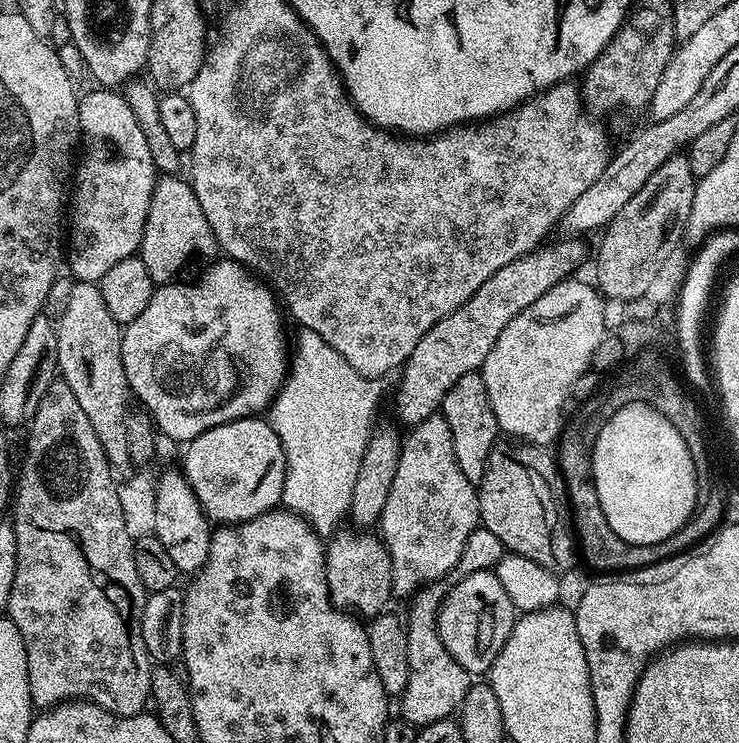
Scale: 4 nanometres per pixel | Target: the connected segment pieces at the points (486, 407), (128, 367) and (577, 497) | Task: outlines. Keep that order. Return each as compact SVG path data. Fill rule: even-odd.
M480 372L462 374L462 378L458 378L454 386L450 386L442 405L442 415L446 418L446 422L450 422L456 468L462 470L462 474L466 474L469 482L479 485L486 470L486 458L490 458L490 450L498 442L494 410L490 406L490 398L486 394L486 382Z
M220 258L217 264L210 265L201 274L200 280L194 281L193 284L178 283L165 283L153 291L146 310L142 310L142 314L138 314L138 318L134 318L134 322L130 322L123 329L120 345L122 346L122 366L126 370L131 395L135 399L137 396L145 404L141 405L150 413L155 427L163 435L169 436L171 440L177 442L187 442L214 426L222 426L226 422L234 422L247 416L263 413L271 405L276 392L284 384L284 377L288 375L290 344L289 341L284 341L284 324L280 321L281 309L278 307L278 300L273 289L267 283L257 279L249 269L238 261L231 258Z
M586 472L586 484L591 484L591 486L565 488L565 494L568 499L571 525L574 529L574 540L578 545L579 555L590 567L597 568L597 573L600 574L633 572L639 568L654 566L658 562L670 559L671 556L678 555L679 552L686 552L693 548L704 537L712 535L720 524L716 516L699 516L694 512L683 527L674 534L670 534L670 538L666 538L660 545L631 544L618 538L618 534L614 534L614 530L610 530L610 522L606 522L606 514L602 514L602 506L598 502L596 485L592 483L592 472Z

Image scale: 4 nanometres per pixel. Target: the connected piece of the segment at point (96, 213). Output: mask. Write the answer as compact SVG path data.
M96 86L93 92L88 92L79 97L80 102L80 135L82 137L82 156L84 152L84 161L79 161L78 167L74 172L74 188L76 184L76 193L70 196L70 220L76 223L76 228L80 232L71 233L70 243L66 248L66 268L72 271L72 280L82 284L95 284L103 278L106 270L110 270L110 266L114 266L118 262L122 262L126 258L137 255L140 251L140 243L142 242L143 228L146 226L146 218L150 212L150 204L152 195L155 192L158 173L154 166L154 158L150 158L150 145L146 142L146 134L142 132L142 126L138 124L138 118L134 118L134 110L130 110L130 106L126 102L126 98L119 91L113 90L111 87Z

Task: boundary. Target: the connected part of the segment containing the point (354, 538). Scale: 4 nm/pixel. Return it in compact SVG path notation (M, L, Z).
M340 530L327 541L324 553L324 569L326 570L326 582L328 593L332 599L332 605L349 614L355 614L360 618L371 618L380 615L389 607L388 599L393 599L392 590L392 559L388 553L388 547L384 545L379 535L368 530Z

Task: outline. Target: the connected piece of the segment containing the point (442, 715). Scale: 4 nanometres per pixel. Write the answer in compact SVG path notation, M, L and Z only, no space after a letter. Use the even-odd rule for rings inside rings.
M478 526L466 538L466 546L462 550L462 558L454 562L454 566L443 576L442 579L426 584L419 592L411 597L412 605L406 615L406 654L410 661L410 678L406 681L406 690L398 698L400 704L399 715L411 724L423 726L433 724L439 720L447 720L459 709L460 704L466 698L466 690L470 683L470 673L442 646L442 638L438 634L438 622L436 611L444 596L466 578L466 574L474 574L478 570L495 569L499 560L504 557L506 549L502 542L498 542L495 534L490 534L483 526Z

